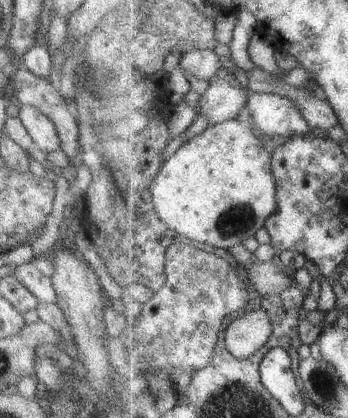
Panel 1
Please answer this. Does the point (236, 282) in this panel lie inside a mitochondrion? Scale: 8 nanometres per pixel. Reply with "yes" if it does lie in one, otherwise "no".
no

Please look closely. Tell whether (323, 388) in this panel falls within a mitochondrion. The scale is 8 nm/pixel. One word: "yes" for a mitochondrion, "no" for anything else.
yes

